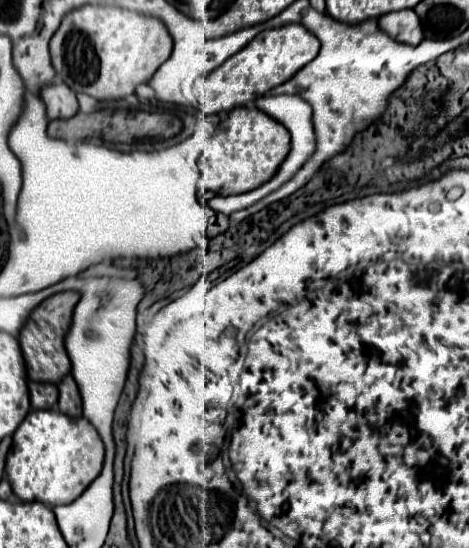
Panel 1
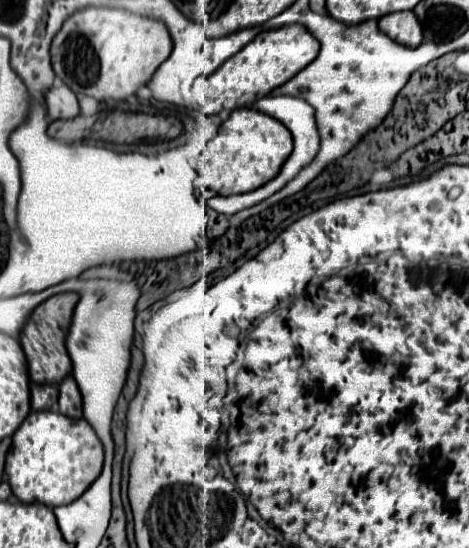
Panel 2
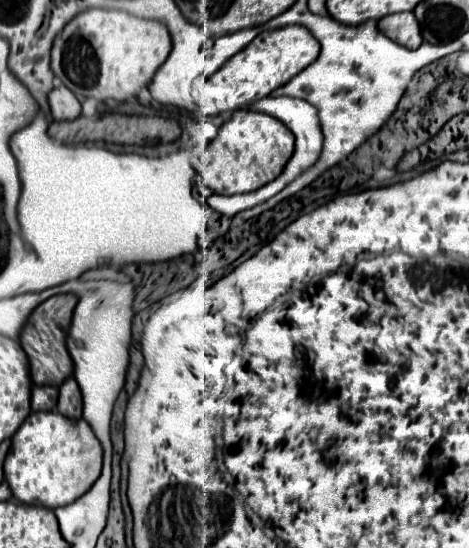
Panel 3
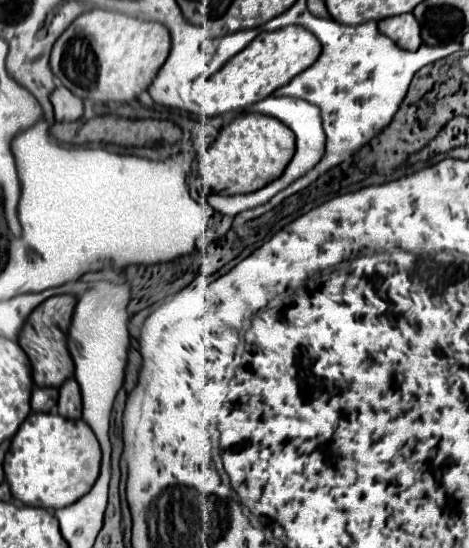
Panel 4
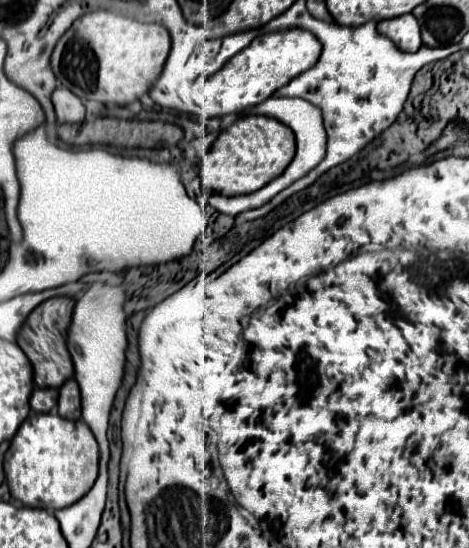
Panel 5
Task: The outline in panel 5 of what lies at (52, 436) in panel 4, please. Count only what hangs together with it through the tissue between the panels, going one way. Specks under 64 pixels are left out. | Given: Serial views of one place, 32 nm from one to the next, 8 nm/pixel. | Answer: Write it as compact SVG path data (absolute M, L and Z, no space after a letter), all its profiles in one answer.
M30 414L28 420L18 428L16 436L10 442L10 448L4 458L5 482L10 486L12 498L20 500L24 506L44 508L44 510L60 510L74 502L78 502L96 482L98 476L98 460L100 450L98 442L84 424L84 420L66 420L58 414Z

